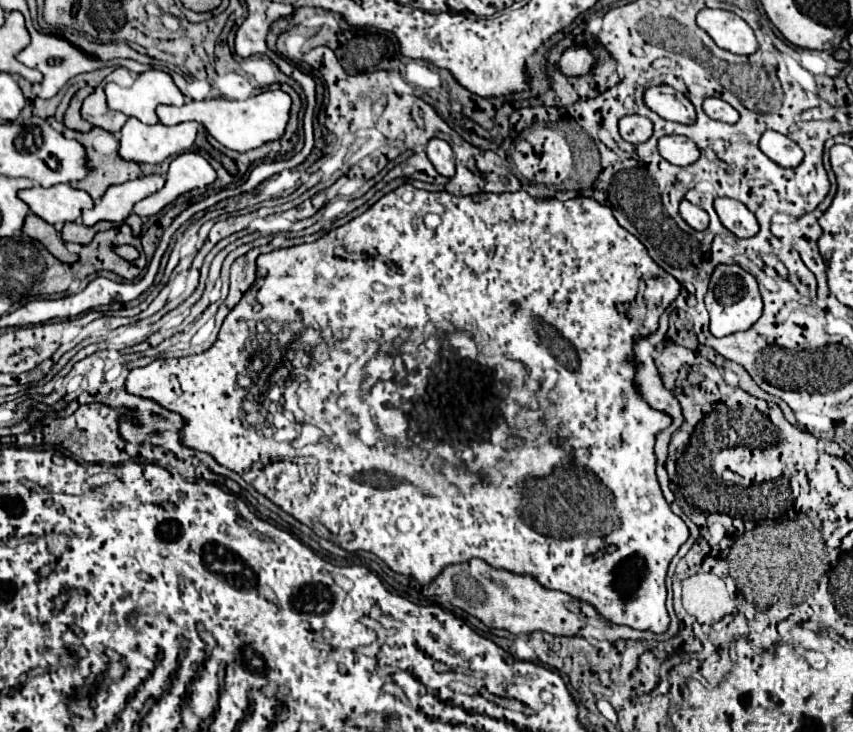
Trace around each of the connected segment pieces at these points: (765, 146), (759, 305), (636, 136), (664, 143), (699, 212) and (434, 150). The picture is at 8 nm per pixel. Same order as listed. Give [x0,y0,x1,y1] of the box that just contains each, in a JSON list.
[[759,130,803,168],[705,264,763,338],[619,114,653,144],[659,136,699,166],[679,200,709,230],[427,138,455,178]]

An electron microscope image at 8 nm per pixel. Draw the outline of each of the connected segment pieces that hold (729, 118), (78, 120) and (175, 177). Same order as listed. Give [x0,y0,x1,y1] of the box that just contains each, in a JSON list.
[[703,98,739,124],[65,86,93,132],[135,152,217,218]]

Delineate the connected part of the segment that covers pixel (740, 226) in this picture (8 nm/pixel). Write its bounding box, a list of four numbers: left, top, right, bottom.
[715,198,759,238]

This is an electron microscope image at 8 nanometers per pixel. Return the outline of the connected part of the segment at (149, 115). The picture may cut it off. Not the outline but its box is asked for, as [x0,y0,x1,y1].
[105,70,185,124]

